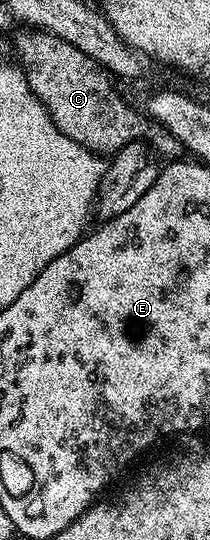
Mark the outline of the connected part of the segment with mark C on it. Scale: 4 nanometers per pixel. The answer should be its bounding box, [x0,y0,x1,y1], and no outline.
[16,30,182,158]

